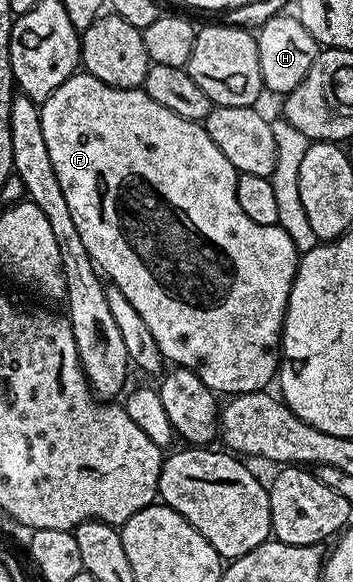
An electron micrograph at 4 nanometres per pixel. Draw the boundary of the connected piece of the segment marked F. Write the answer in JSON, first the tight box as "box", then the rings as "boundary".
{"box":[40,72,300,396],"boundary":[[[76,72],[68,80],[64,80],[64,84],[60,84],[60,88],[56,88],[56,92],[52,92],[52,96],[48,96],[48,100],[41,103],[40,109],[44,141],[48,146],[48,153],[51,157],[52,166],[55,169],[56,178],[60,182],[61,191],[64,192],[64,199],[68,202],[68,211],[72,214],[72,221],[76,226],[76,230],[80,232],[80,239],[83,240],[84,246],[89,252],[90,259],[93,260],[95,267],[128,298],[132,307],[136,308],[137,312],[140,312],[144,324],[148,324],[148,329],[152,331],[152,336],[156,336],[156,344],[160,344],[160,352],[163,359],[174,366],[183,366],[185,370],[196,372],[196,376],[200,376],[200,380],[204,380],[204,384],[208,384],[208,388],[213,390],[215,395],[218,396],[223,396],[222,394],[233,396],[256,392],[257,390],[266,390],[269,387],[269,382],[271,385],[275,381],[280,369],[280,354],[278,349],[282,344],[282,321],[286,315],[286,305],[288,304],[288,296],[292,292],[294,277],[298,271],[300,251],[296,248],[296,244],[293,243],[292,237],[288,236],[288,232],[284,232],[279,225],[261,226],[260,224],[256,224],[247,216],[244,208],[240,208],[240,200],[236,200],[238,169],[232,164],[228,164],[228,156],[224,156],[224,152],[220,152],[220,148],[216,148],[216,144],[212,144],[212,136],[208,136],[205,125],[201,122],[184,120],[184,116],[176,116],[176,112],[172,112],[169,108],[164,108],[160,104],[156,104],[156,100],[152,100],[152,96],[148,96],[146,91],[141,88],[136,90],[116,88],[112,84],[104,84],[104,80],[96,80],[96,76],[85,72]]]}

